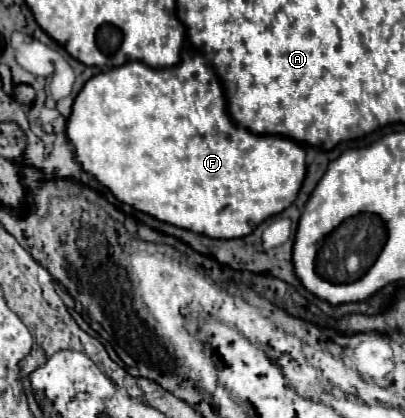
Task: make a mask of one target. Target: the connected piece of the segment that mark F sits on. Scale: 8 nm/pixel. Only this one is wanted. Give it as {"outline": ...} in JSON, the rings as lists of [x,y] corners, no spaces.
{"outline":[[[185,53],[177,65],[167,67],[167,69],[151,69],[151,67],[145,67],[145,63],[127,61],[121,67],[113,67],[109,71],[103,71],[103,73],[91,77],[73,101],[71,115],[65,125],[65,133],[73,145],[75,161],[81,165],[81,169],[85,173],[89,173],[91,177],[95,177],[103,187],[107,187],[115,195],[117,201],[127,203],[133,209],[147,213],[157,221],[163,221],[163,223],[169,223],[169,225],[175,225],[181,229],[189,229],[193,233],[201,233],[201,235],[207,235],[213,239],[235,239],[235,237],[249,235],[261,221],[281,213],[285,207],[289,207],[295,201],[295,197],[301,189],[303,177],[305,177],[305,149],[299,143],[293,143],[291,139],[275,137],[275,135],[253,135],[251,131],[235,125],[229,119],[221,83],[217,79],[217,75],[213,75],[213,69],[197,53]]]}

